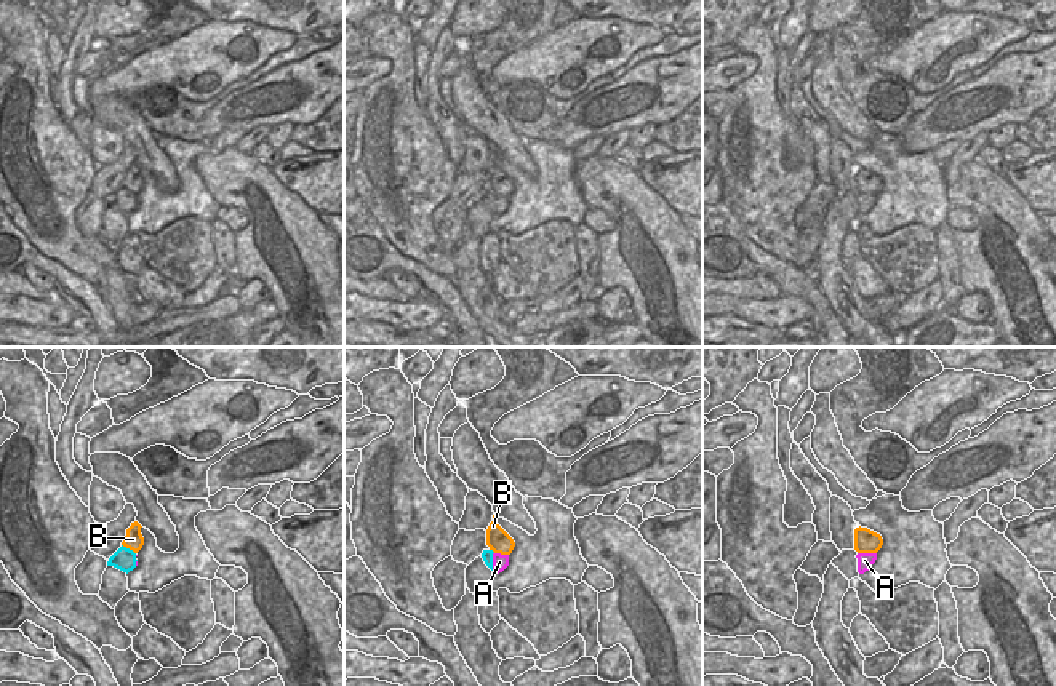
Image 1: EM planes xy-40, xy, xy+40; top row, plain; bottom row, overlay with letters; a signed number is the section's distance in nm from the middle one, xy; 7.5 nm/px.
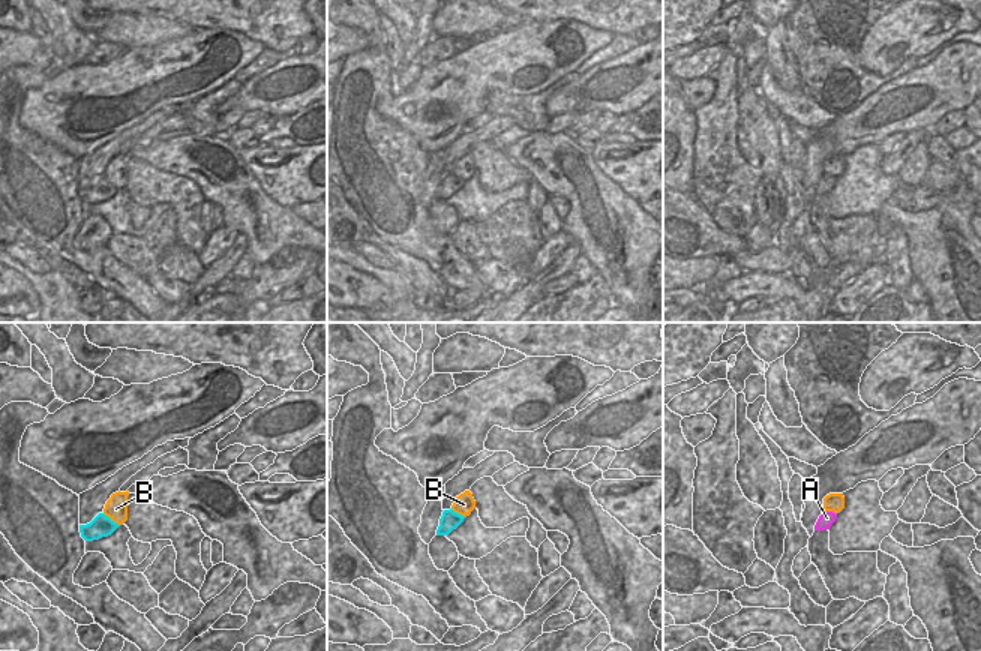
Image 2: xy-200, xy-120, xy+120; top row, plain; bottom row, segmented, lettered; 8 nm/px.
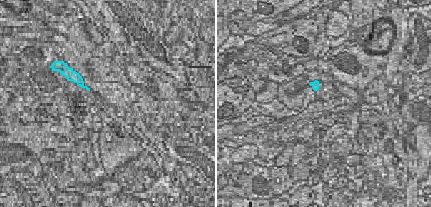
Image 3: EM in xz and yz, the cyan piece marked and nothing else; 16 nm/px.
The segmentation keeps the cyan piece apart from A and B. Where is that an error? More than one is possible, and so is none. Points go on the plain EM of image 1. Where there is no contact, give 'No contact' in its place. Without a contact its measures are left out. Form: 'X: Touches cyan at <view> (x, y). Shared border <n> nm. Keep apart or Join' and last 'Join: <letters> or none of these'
A: Touches cyan at xy (492, 203). Shared border 140 nm. Keep apart
B: Touches cyan at xy-40 (128, 191). Shared border 130 nm. Keep apart
Join: none of these

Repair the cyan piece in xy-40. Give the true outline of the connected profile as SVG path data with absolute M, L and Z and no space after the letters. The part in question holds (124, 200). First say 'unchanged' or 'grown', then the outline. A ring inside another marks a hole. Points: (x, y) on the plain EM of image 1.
unchanged | M120 189L107 203L107 208L114 208L123 214L130 214L136 209L136 195L126 189Z

